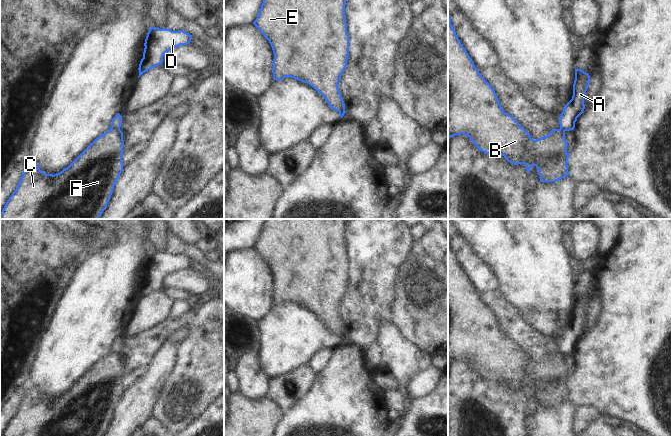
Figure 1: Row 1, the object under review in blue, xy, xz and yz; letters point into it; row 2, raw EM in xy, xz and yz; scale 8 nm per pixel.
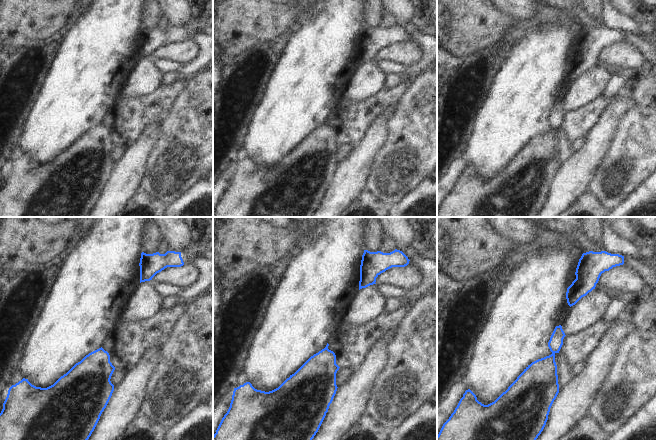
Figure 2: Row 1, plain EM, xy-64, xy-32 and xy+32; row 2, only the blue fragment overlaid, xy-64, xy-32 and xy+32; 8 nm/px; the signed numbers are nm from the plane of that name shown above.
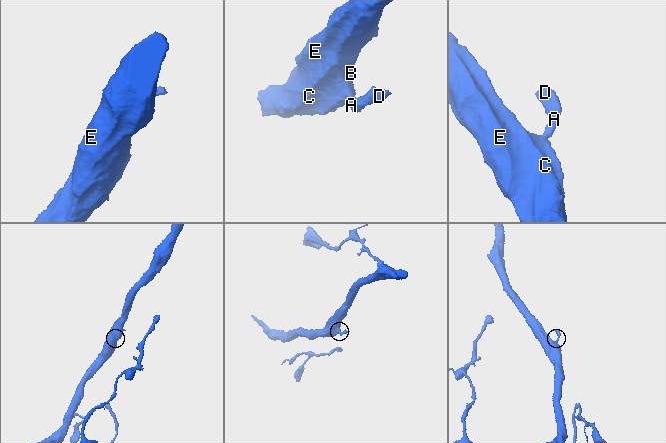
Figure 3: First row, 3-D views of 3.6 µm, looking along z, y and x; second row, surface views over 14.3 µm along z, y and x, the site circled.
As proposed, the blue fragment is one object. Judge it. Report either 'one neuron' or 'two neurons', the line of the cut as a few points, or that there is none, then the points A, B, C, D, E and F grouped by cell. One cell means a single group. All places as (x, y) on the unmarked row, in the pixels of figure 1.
two neurons; cut in xy along (111, 351), (119, 354); A D / B C E F

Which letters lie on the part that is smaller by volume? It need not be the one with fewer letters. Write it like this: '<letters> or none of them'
A, D

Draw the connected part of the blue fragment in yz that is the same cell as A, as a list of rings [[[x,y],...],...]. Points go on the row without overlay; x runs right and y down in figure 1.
[[[575,293],[572,323],[565,329],[559,342],[562,355],[574,354],[577,342],[585,333],[584,322],[590,307],[590,300],[581,293]]]

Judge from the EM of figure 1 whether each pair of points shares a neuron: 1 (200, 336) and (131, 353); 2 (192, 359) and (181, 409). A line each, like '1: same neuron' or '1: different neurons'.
1: different neurons
2: same neuron

